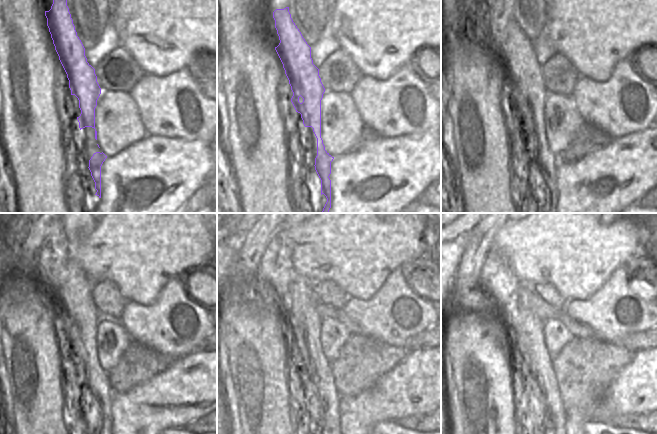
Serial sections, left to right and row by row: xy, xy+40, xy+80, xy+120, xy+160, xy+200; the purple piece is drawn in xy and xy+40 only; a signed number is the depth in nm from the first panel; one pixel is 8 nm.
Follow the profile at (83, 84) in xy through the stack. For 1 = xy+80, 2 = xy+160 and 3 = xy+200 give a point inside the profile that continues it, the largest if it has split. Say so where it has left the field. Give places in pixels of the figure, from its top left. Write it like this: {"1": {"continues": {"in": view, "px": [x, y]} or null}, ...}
{"1": {"continues": {"in": "xy+80", "px": [525, 72]}}, "2": {"continues": {"in": "xy+160", "px": [304, 318]}}, "3": {"continues": {"in": "xy+200", "px": [538, 374]}}}

